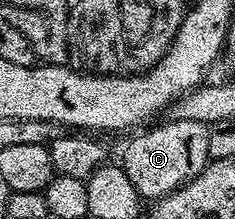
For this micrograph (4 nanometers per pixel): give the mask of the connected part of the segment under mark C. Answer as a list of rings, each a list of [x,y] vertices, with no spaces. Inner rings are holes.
[[[174,117],[168,119],[168,123],[163,123],[160,127],[152,126],[150,129],[132,134],[132,139],[123,151],[122,169],[129,177],[129,181],[133,181],[137,193],[144,200],[158,201],[173,193],[178,187],[184,187],[207,168],[211,159],[211,133],[208,124]],[[151,129],[152,131],[147,131]]]

